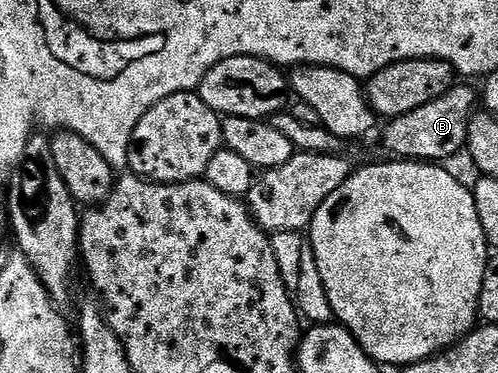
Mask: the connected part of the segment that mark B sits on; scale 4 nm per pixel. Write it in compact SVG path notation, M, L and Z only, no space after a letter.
M458 85L451 88L436 101L427 101L427 105L419 105L419 109L411 109L411 113L403 113L403 117L395 117L384 124L385 132L381 139L390 151L390 156L401 161L440 164L441 159L449 159L466 150L467 129L479 107L479 95L476 90Z

